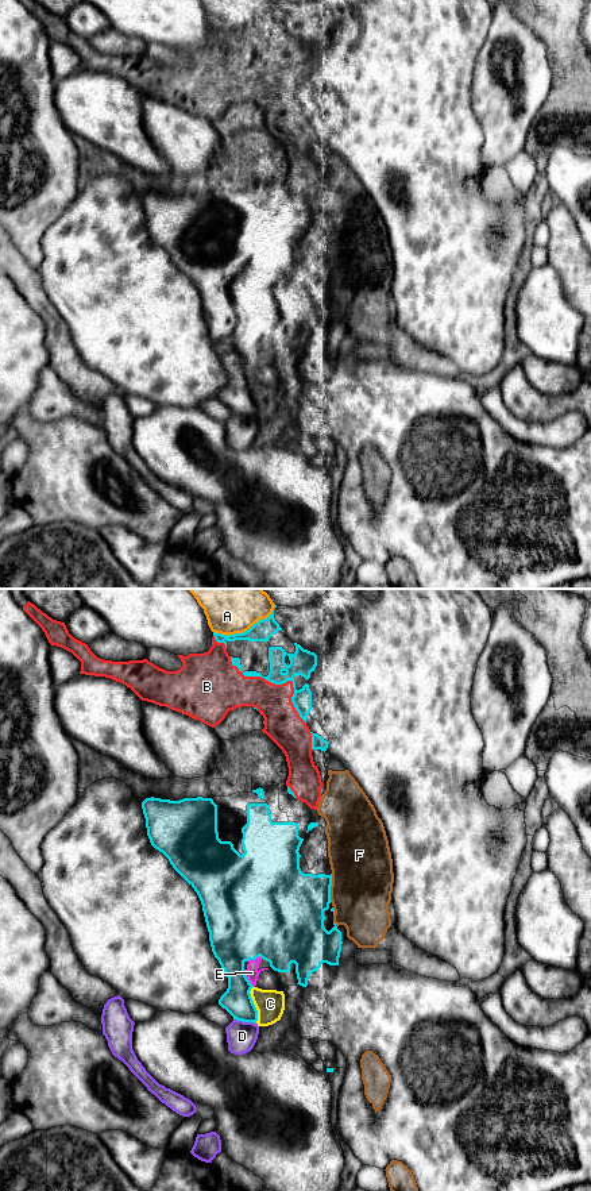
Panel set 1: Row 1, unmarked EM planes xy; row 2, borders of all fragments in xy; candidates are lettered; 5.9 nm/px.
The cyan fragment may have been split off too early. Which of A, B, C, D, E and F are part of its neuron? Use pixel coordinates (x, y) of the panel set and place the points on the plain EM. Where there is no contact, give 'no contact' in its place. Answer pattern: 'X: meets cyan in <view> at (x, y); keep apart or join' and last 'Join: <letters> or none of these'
A: meets cyan in xy at (246, 26); keep apart
B: meets cyan in xy at (288, 74); keep apart
C: meets cyan in xy at (254, 400); keep apart
D: meets cyan in xy at (244, 416); keep apart
E: meets cyan in xy at (246, 373); keep apart
F: meets cyan in xy at (329, 282); keep apart
Join: none of these

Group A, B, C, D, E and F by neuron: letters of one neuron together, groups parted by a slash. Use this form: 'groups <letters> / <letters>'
groups A / B C E F / D

